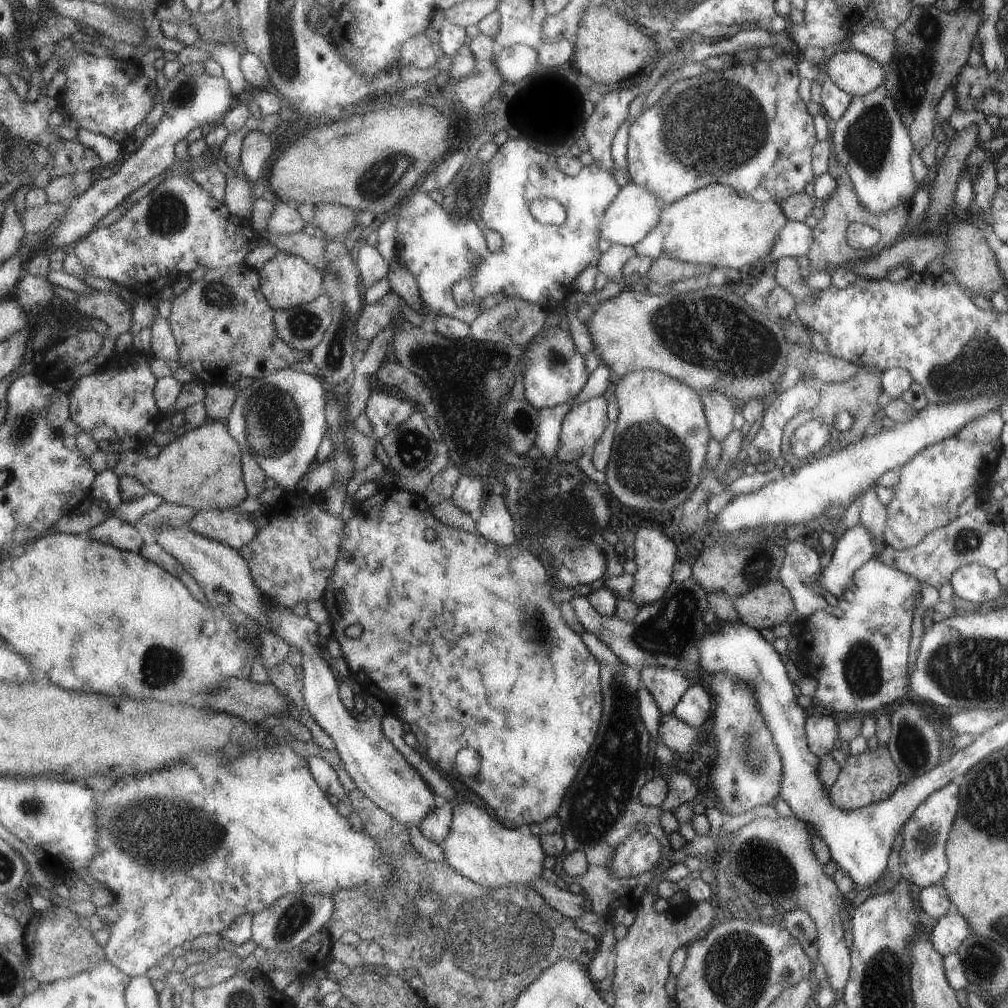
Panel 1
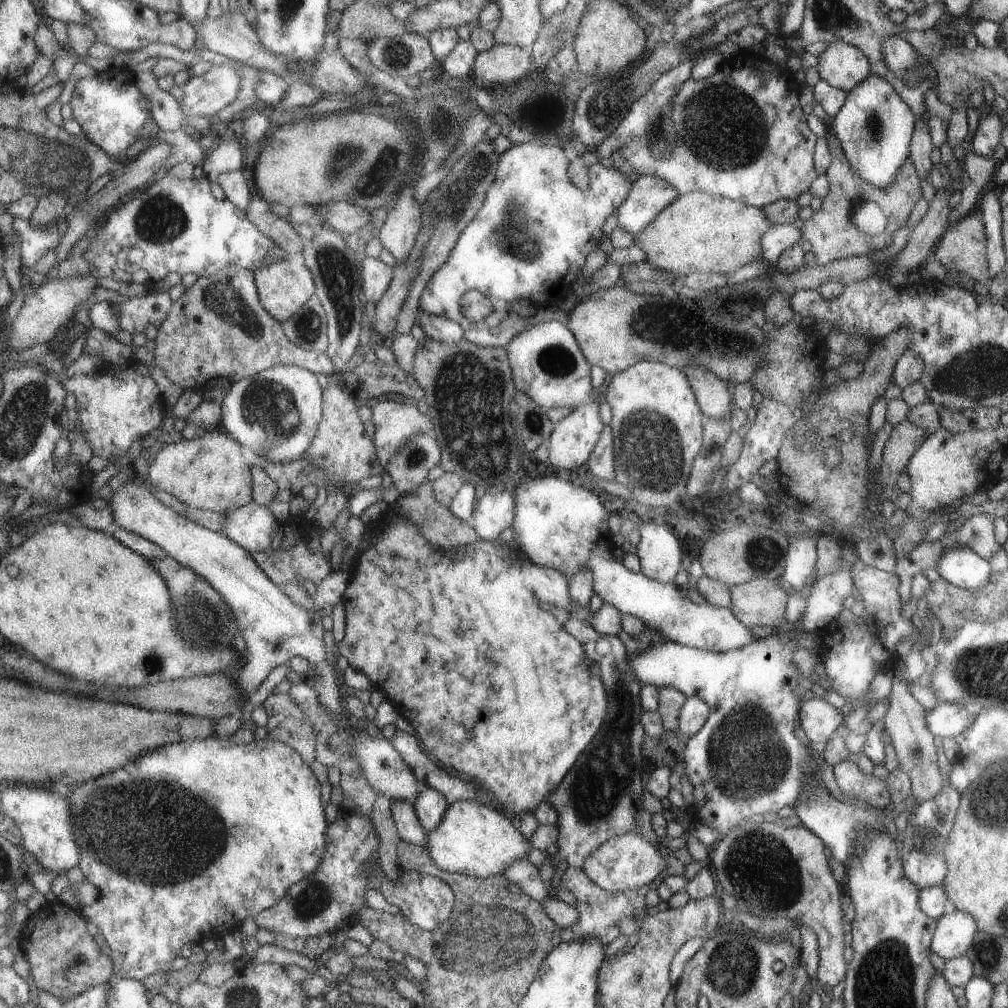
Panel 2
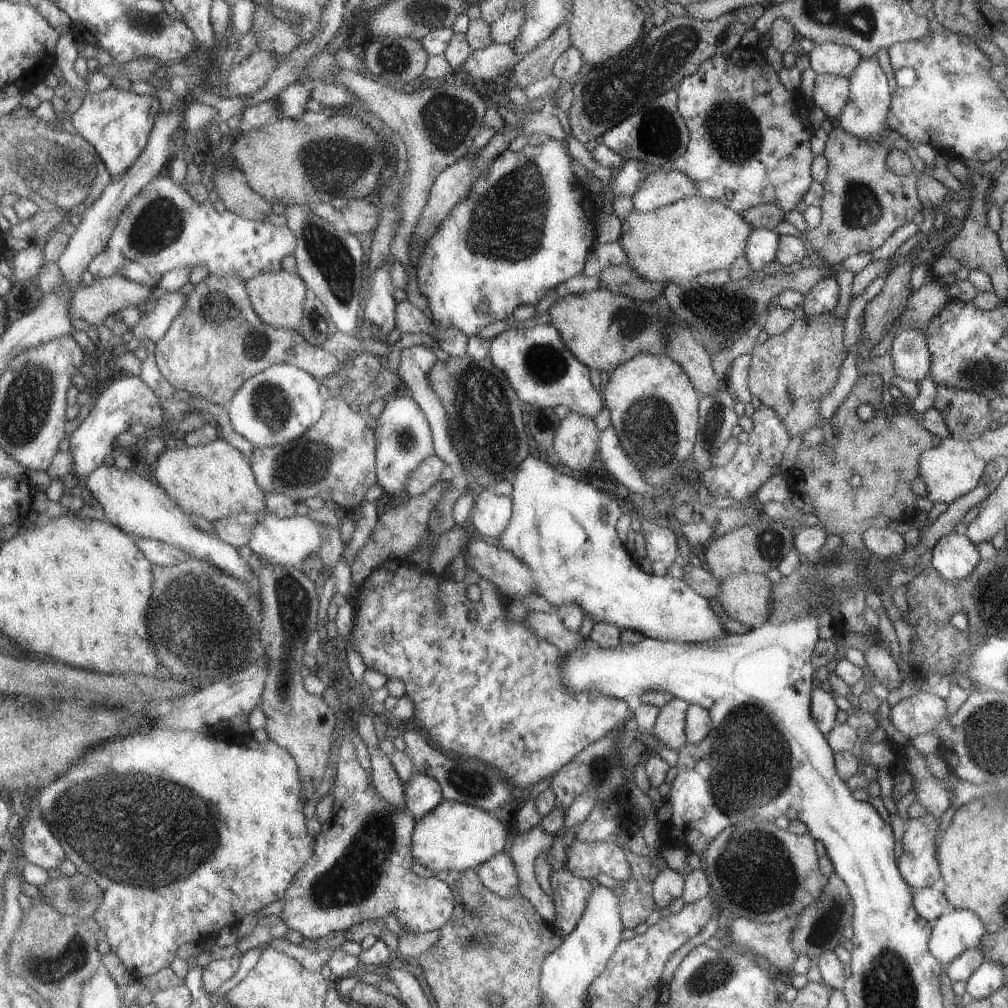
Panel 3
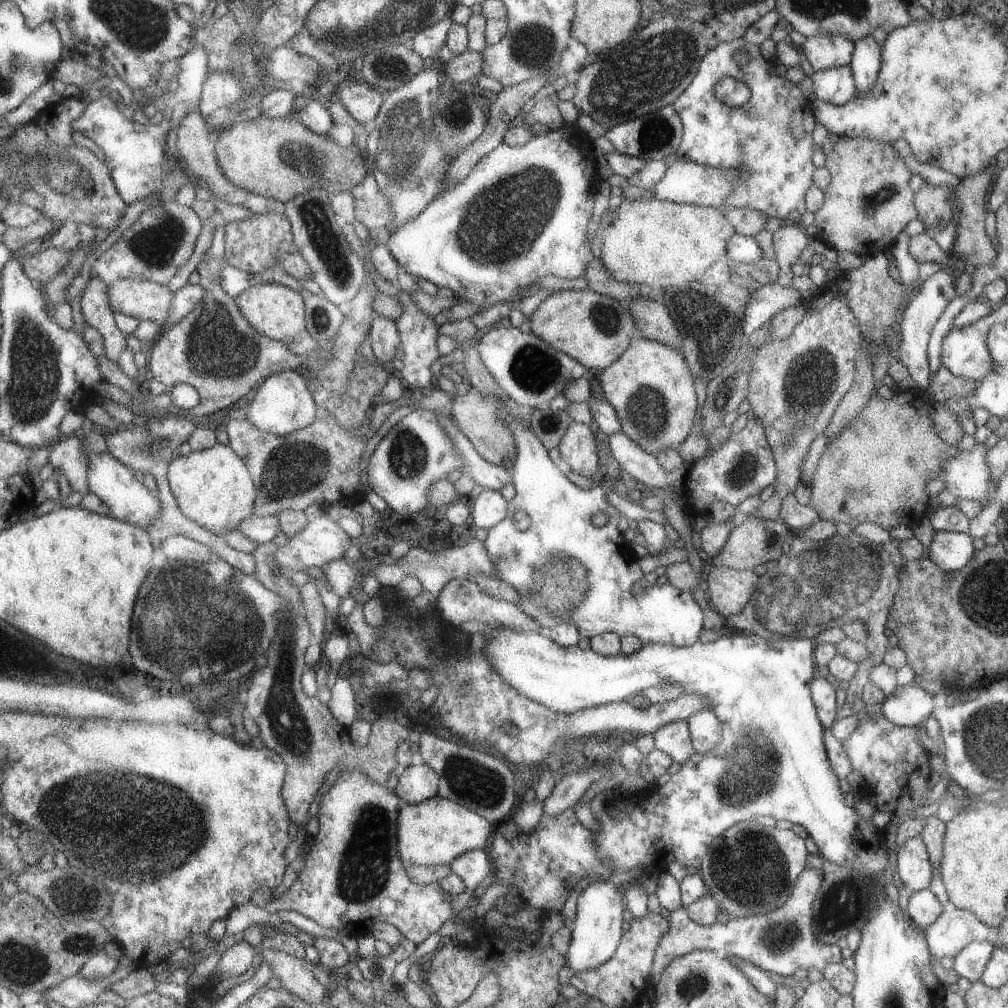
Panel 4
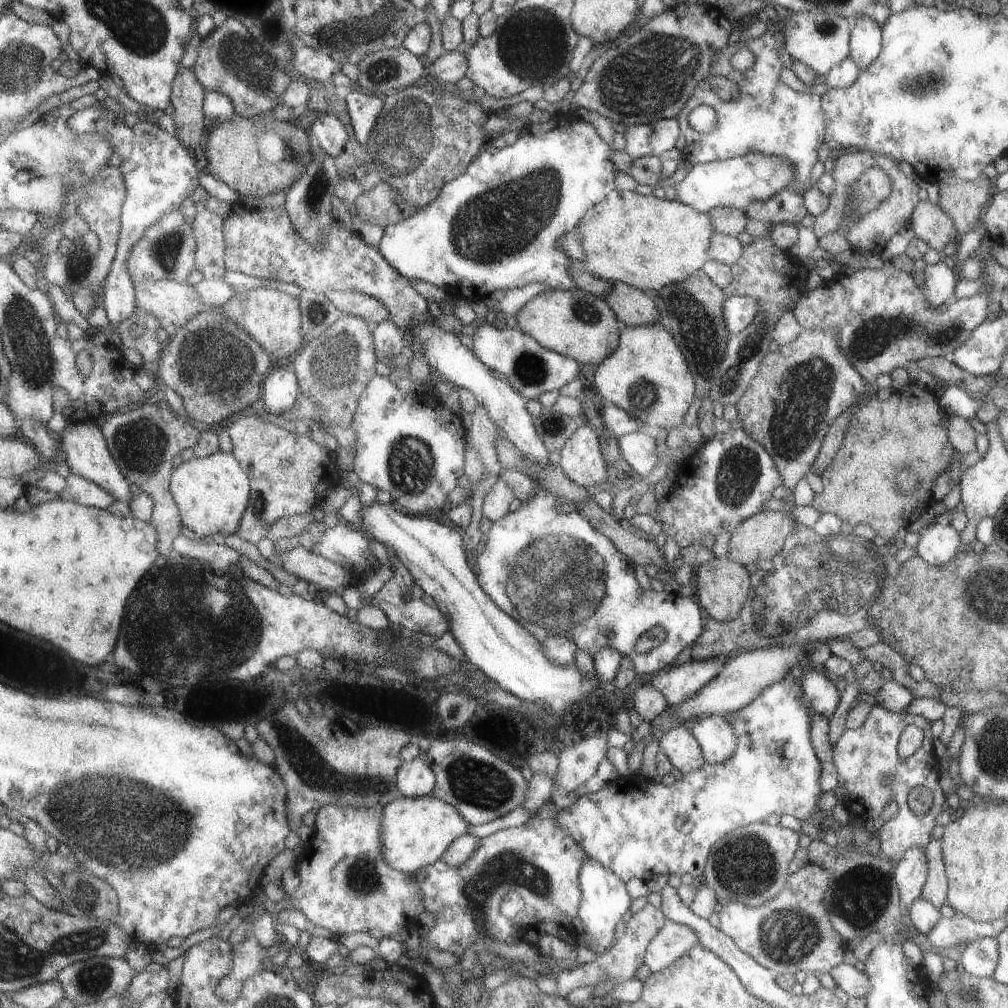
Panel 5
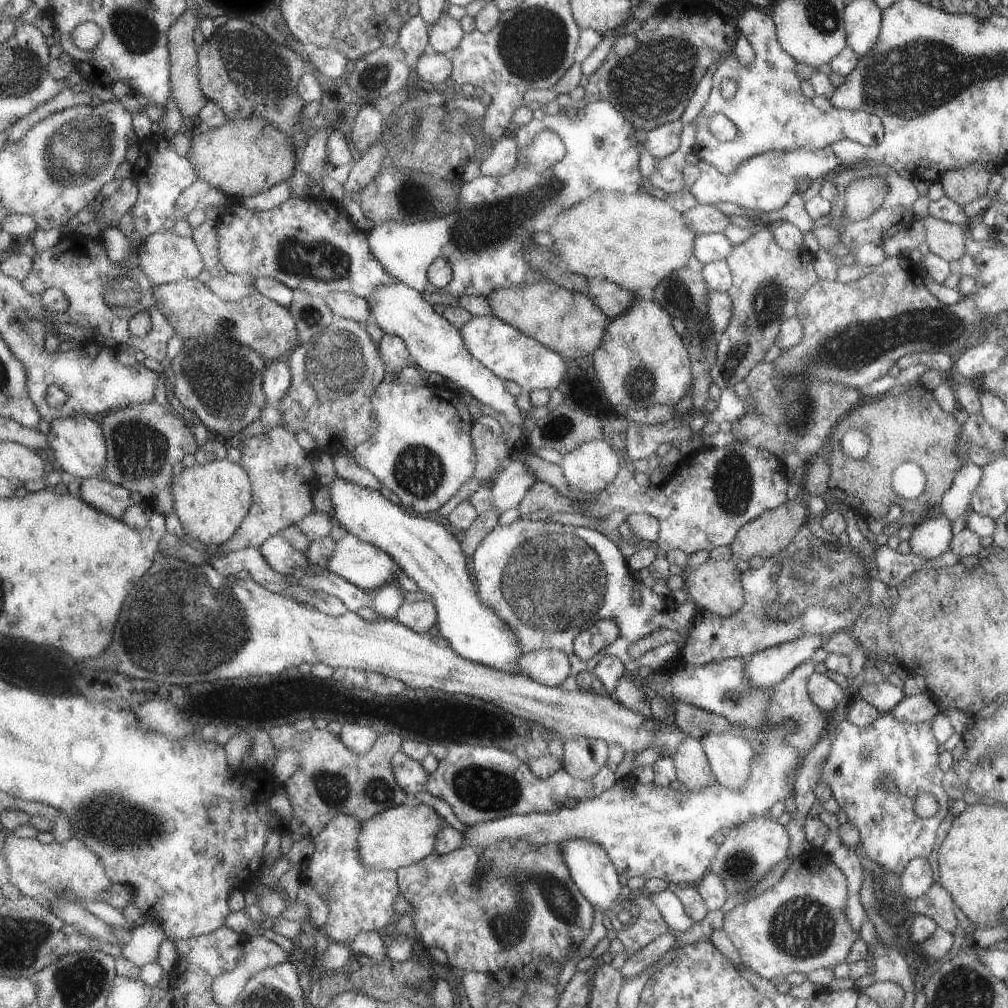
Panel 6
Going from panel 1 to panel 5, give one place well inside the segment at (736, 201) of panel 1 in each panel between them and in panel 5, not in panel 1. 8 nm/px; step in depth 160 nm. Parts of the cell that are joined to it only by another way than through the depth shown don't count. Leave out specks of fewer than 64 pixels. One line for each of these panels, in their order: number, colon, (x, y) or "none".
2: (704, 232)
3: (676, 244)
4: (658, 243)
5: (641, 240)

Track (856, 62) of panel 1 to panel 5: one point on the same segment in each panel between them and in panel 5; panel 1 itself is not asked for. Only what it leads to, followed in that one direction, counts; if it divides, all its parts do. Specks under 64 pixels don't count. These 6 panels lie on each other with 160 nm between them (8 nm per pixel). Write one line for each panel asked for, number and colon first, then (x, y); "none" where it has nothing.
2: (841, 65)
3: (828, 58)
4: (823, 52)
5: (818, 38)

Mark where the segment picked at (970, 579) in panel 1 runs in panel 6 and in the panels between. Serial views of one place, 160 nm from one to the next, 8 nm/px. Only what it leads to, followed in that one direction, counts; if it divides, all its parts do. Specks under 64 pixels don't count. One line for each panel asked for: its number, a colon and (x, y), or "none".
2: (960, 567)
3: (953, 556)
4: (948, 550)
5: (938, 543)
6: (931, 537)

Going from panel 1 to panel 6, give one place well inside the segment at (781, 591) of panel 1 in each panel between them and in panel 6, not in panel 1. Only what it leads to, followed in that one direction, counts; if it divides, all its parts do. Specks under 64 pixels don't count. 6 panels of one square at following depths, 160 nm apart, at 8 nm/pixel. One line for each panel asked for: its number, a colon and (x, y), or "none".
2: (760, 602)
3: (744, 596)
4: (728, 589)
5: (722, 586)
6: (713, 586)

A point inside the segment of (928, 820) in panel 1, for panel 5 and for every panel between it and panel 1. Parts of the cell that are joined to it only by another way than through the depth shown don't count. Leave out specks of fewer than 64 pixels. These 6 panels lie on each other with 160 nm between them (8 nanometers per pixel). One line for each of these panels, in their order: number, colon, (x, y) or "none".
2: (920, 845)
3: (918, 866)
4: (914, 869)
5: (910, 873)

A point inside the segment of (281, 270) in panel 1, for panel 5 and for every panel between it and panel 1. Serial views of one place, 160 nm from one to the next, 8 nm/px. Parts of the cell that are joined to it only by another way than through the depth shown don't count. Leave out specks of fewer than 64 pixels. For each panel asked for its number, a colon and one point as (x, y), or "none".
2: (285, 287)
3: (279, 297)
4: (275, 310)
5: (275, 319)

